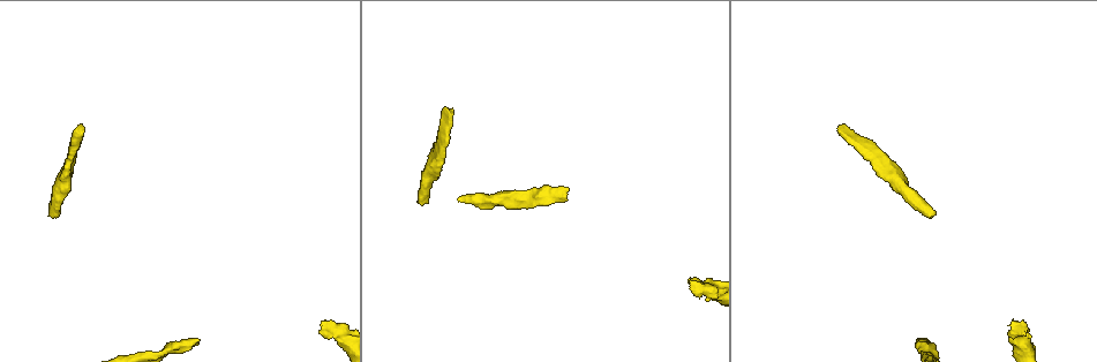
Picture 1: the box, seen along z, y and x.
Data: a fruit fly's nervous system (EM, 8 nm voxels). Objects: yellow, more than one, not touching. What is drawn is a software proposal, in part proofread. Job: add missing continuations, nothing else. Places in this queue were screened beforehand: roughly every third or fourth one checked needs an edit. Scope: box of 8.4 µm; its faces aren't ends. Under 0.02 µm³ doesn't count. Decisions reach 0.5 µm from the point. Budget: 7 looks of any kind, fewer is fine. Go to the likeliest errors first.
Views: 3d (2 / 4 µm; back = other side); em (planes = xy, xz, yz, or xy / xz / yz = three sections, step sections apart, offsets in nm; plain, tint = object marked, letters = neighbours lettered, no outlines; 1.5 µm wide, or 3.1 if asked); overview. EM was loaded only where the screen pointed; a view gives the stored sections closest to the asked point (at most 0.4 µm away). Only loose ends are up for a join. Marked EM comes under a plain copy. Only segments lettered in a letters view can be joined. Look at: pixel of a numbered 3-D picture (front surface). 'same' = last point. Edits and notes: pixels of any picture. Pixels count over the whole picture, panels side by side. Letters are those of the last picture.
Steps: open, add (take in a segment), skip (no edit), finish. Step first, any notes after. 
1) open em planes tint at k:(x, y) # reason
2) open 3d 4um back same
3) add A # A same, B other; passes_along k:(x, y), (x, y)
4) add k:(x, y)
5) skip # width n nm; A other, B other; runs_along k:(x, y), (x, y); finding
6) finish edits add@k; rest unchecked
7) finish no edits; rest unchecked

open 3d 4um at 1:(444, 113) # branch stops here

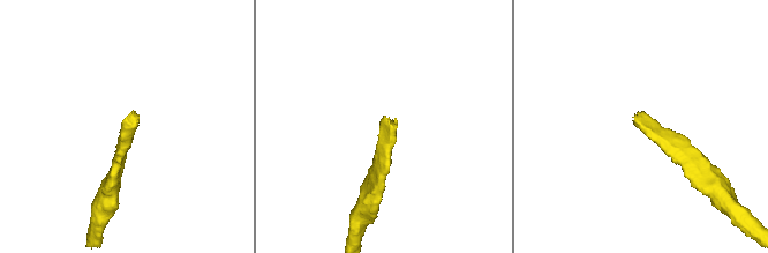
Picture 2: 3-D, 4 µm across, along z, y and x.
open em xz step 4 letters at 2:(636, 123) # need the tissue

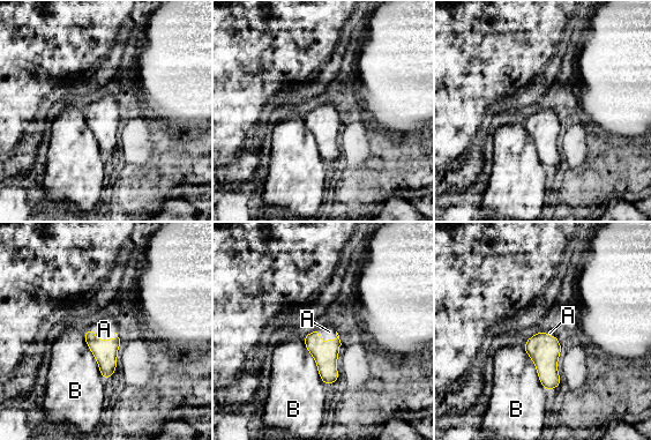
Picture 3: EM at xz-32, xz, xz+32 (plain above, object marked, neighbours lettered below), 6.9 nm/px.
open em planes letters same

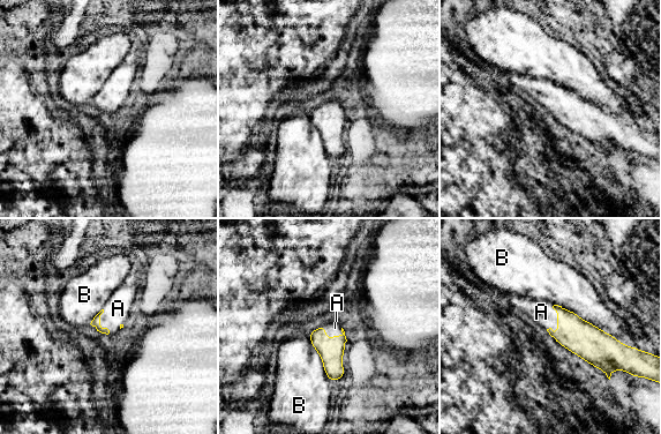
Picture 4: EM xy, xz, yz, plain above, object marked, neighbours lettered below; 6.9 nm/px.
add A # longest_contact B 480 nm; A same, B other; the neuron continues

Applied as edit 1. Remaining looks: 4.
open em planes letters at 1:(420, 203) # free end

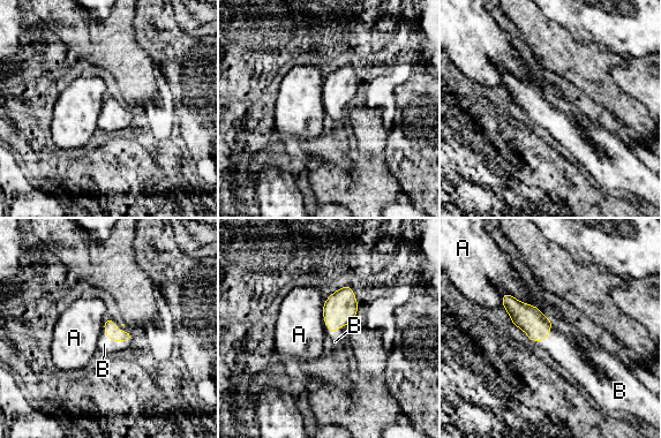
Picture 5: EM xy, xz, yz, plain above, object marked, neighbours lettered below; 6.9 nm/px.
add B # longest_contact B 220 nm; A other, B same; passes_along 5:(112, 332), (114, 340), (104, 344); the neuron continues

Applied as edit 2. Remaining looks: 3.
open overview

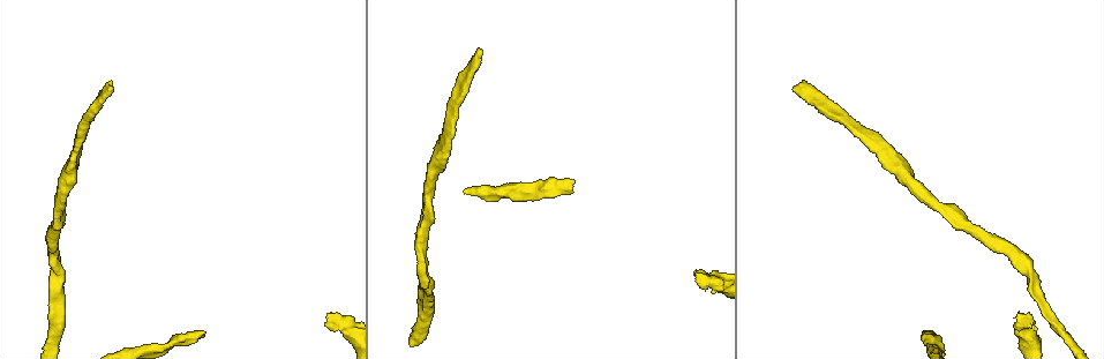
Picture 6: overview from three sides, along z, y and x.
open em xy step 4 letters at 6:(573, 182) # branch stops here

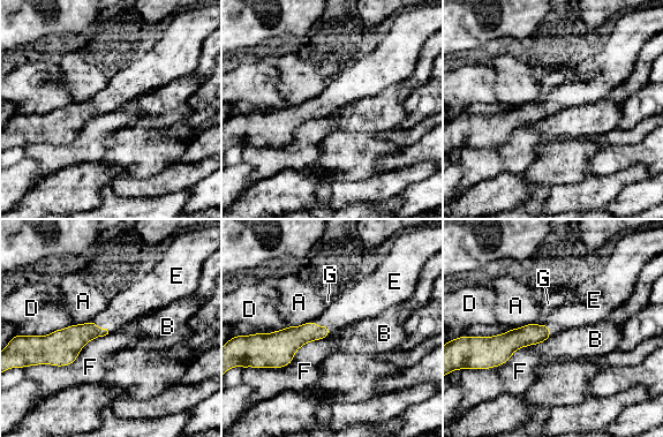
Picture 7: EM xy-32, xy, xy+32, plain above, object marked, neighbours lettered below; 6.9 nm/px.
add E # A other, B other, D other, E same, F other, G other; passes_along 7:(292, 338), (325, 325), (352, 306); the neuron continues

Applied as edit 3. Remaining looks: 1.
finish edits add@4, add@5, add@7; rest unchecked

